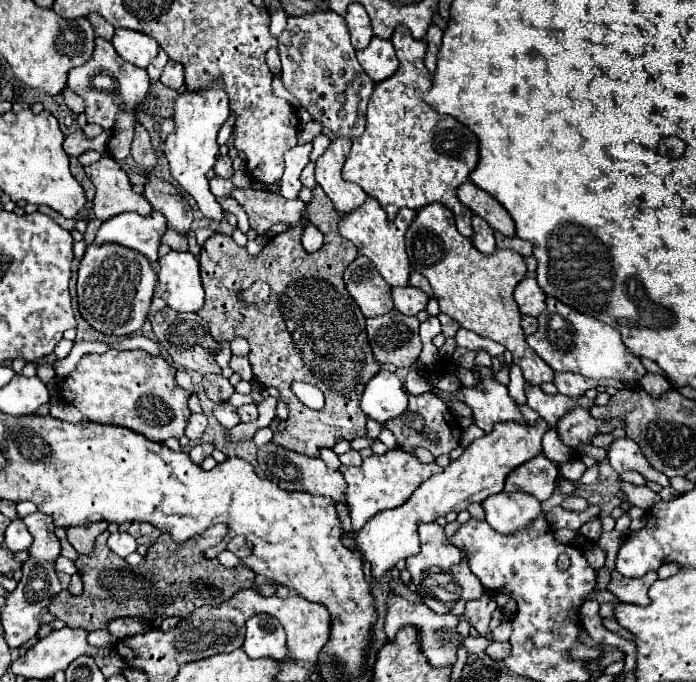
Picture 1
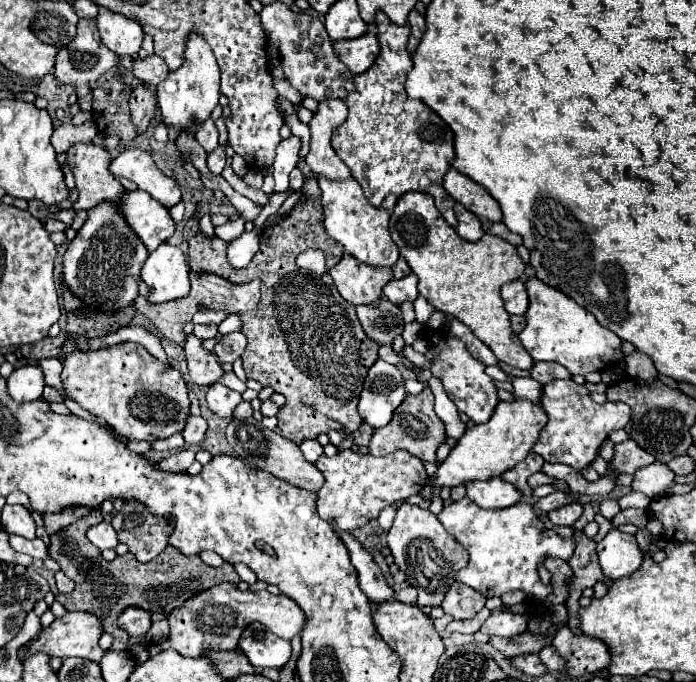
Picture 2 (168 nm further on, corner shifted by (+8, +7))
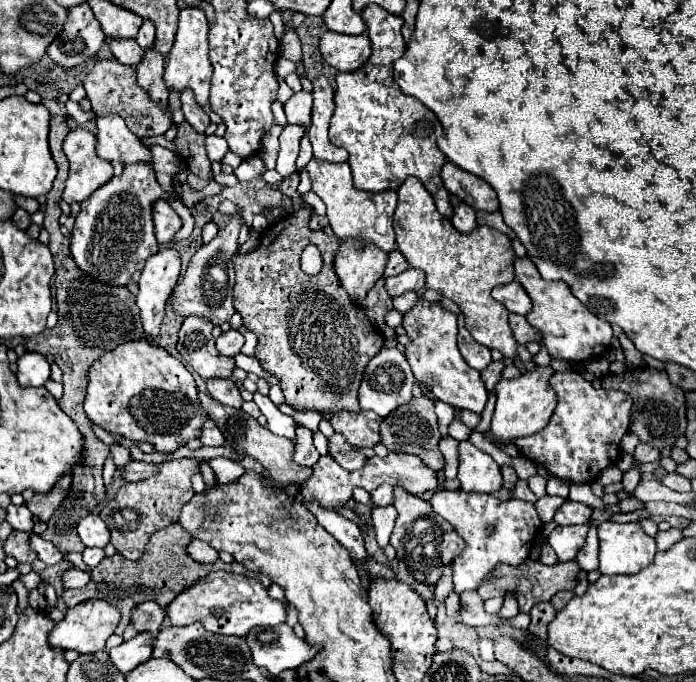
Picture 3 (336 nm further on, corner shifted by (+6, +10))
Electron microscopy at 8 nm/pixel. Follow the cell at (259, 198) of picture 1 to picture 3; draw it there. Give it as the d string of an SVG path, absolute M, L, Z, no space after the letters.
M187 122L179 124L177 126L177 136L175 136L175 144L187 164L187 168L203 178L203 180L211 180L213 172L211 172L211 162L207 158L207 152L205 152L205 136L199 134L197 130L193 130Z

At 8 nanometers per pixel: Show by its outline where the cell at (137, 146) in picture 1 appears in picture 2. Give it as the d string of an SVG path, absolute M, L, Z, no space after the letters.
M141 85L131 91L129 109L131 109L131 121L139 133L145 133L151 125L151 119L155 115L155 87L153 85Z

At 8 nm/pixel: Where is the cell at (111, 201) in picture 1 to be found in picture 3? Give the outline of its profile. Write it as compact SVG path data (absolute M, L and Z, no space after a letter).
M75 128L63 140L63 152L69 160L69 176L63 190L67 204L81 202L113 176L113 166L95 152L95 134Z

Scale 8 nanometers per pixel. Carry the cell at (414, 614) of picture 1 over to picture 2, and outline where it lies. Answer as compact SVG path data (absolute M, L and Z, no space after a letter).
M337 531L337 535L343 539L349 555L351 555L351 563L355 565L355 569L359 573L361 591L367 595L367 599L373 605L381 605L385 601L391 601L393 595L395 595L395 591L387 585L387 581L381 575L381 569L373 561L373 557L363 549L363 545L357 539L353 539L351 533Z

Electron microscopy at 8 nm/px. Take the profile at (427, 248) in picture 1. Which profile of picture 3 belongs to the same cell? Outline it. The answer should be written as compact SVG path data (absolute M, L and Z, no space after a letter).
M409 176L399 188L393 228L399 252L413 268L421 268L427 274L427 288L451 298L461 308L465 328L471 332L471 336L479 344L499 350L505 358L515 358L517 342L507 324L509 312L503 308L503 304L491 298L491 290L495 286L513 282L515 278L515 252L509 238L491 226L477 226L471 234L457 232L449 218L437 212L431 194L415 176Z

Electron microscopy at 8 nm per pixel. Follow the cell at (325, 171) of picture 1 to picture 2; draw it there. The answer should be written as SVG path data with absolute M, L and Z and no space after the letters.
M339 99L319 103L317 113L313 115L309 127L311 127L311 151L307 155L307 165L317 177L325 177L331 181L337 179L349 179L349 167L337 157L337 153L331 147L331 135L333 131L345 123L347 117L347 105Z

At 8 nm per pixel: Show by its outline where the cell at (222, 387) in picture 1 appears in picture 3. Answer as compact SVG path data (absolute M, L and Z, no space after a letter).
M187 316L179 330L177 350L181 360L187 362L201 378L231 378L235 360L217 352L211 328L213 324L207 318Z

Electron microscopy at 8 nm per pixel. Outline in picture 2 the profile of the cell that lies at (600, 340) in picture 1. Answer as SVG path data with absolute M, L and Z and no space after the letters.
M537 277L527 279L525 285L529 293L529 309L525 313L527 327L517 337L533 361L557 361L573 375L587 375L591 371L603 371L625 359L621 339L613 331L599 325L591 311L581 309L565 293L541 283Z

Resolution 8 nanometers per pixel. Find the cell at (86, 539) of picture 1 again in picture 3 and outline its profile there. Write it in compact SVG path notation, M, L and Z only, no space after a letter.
M65 474L47 494L33 494L33 498L25 504L33 516L37 516L41 522L47 522L53 514L53 510L61 504L63 496L67 496L67 488L71 484L71 476Z

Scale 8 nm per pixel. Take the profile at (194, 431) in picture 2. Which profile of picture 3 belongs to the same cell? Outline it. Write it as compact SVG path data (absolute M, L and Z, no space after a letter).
M211 418L205 422L199 440L203 442L203 446L223 446L223 442L225 442L221 430L217 428L217 424Z

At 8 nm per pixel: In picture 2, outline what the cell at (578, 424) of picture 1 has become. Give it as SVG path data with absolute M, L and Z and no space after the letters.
M557 379L543 385L541 405L549 421L543 427L539 441L533 445L533 451L539 453L549 463L565 463L579 471L595 459L597 449L607 439L609 431L623 429L631 419L631 411L625 403L621 401L615 401L615 403L607 401L603 405L593 403L587 387L577 385L573 379L569 381Z

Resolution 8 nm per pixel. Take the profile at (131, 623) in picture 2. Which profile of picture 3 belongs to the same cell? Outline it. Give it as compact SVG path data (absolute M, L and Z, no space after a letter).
M153 600L135 606L133 616L131 616L137 632L157 632L161 628L163 618L165 618L165 608L161 608Z

